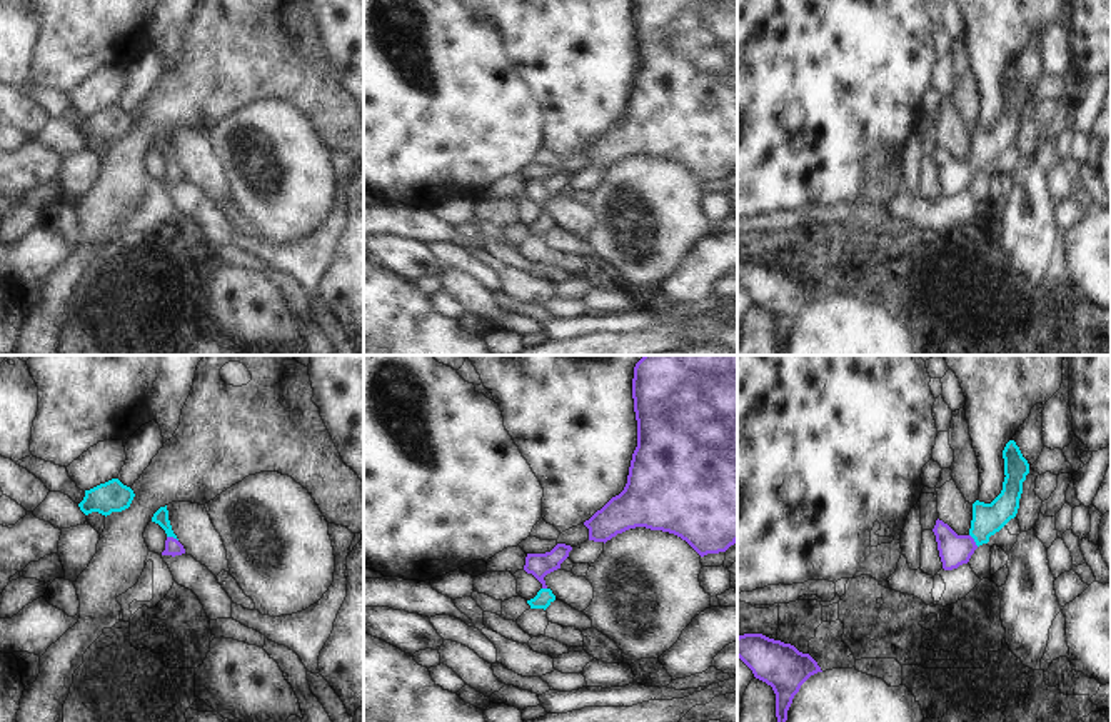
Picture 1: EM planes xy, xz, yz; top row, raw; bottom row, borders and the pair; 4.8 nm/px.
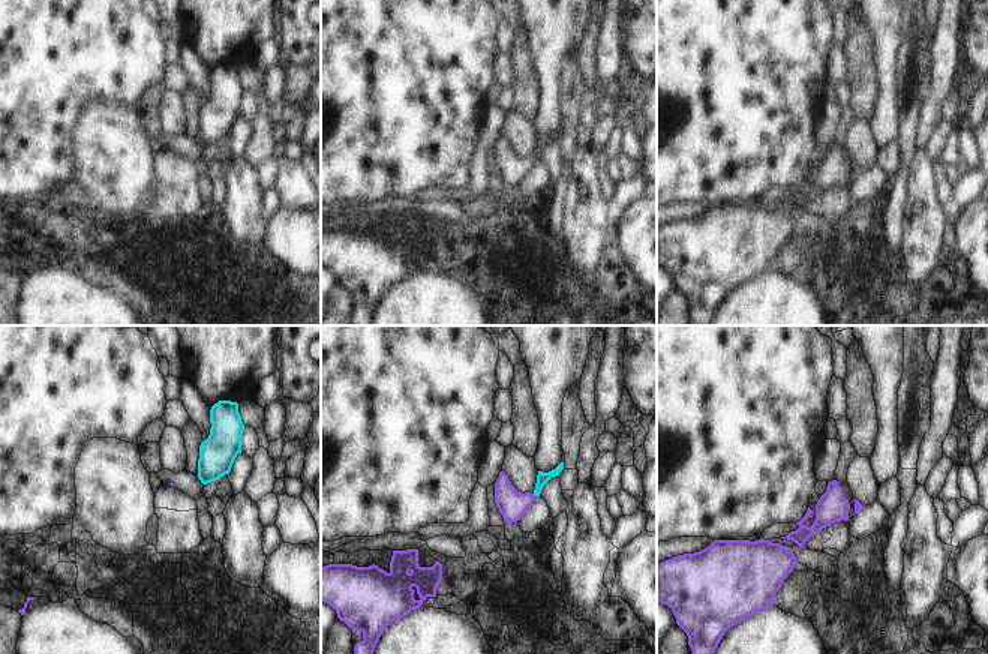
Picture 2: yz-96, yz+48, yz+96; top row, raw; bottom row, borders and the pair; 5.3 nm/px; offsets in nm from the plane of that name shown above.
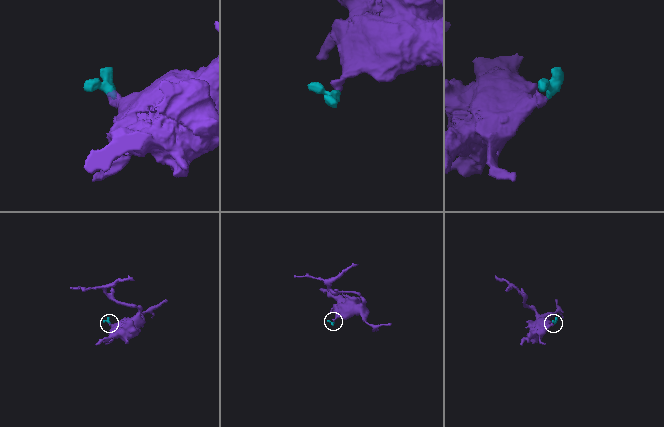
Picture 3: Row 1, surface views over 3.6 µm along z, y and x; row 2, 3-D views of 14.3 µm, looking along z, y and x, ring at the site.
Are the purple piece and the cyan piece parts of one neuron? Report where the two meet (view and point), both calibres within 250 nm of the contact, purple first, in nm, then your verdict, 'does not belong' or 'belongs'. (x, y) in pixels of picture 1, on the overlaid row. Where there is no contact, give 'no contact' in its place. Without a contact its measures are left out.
contact yz (973, 541); calibres 150 and 150 nm; belongs

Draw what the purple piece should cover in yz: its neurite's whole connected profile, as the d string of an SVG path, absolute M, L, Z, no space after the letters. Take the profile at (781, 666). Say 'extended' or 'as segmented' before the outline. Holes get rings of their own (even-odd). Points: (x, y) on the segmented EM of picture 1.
as segmented; M762 634L739 635L737 657L752 670L756 679L772 687L777 722L787 720L787 710L801 685L811 675L822 672L809 654Z

